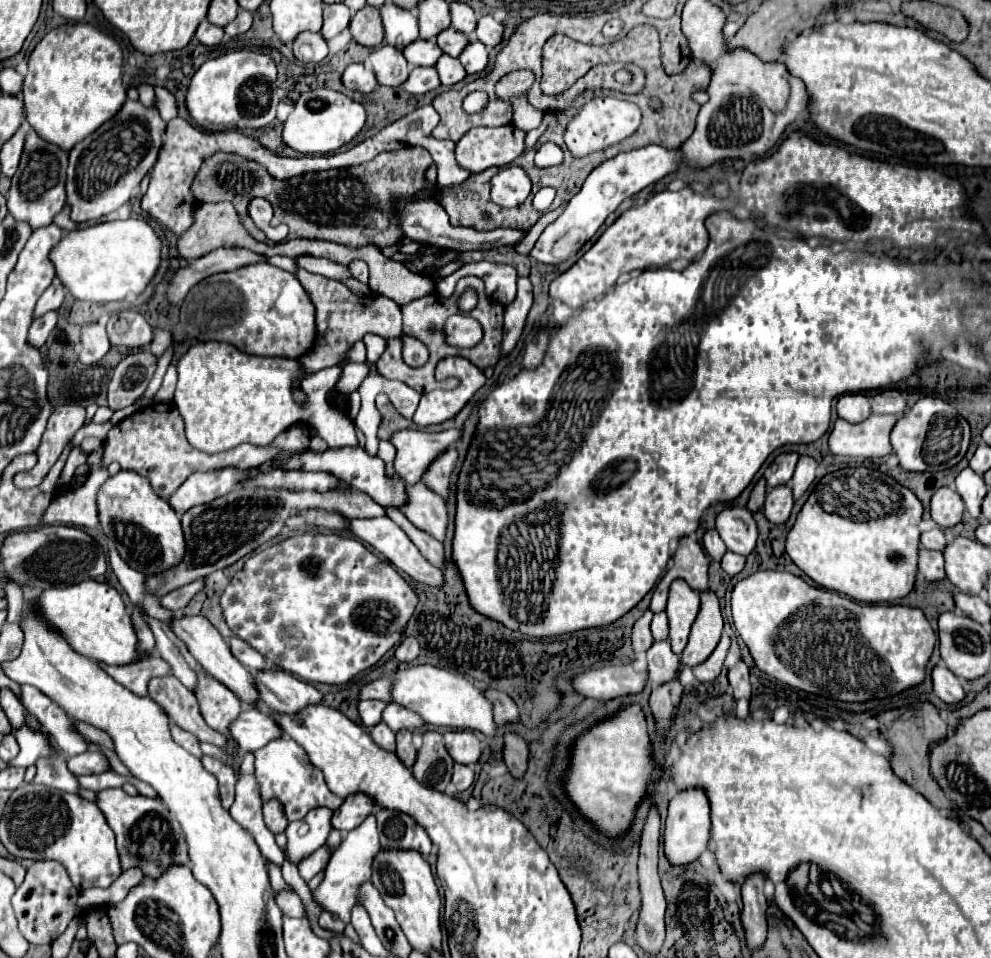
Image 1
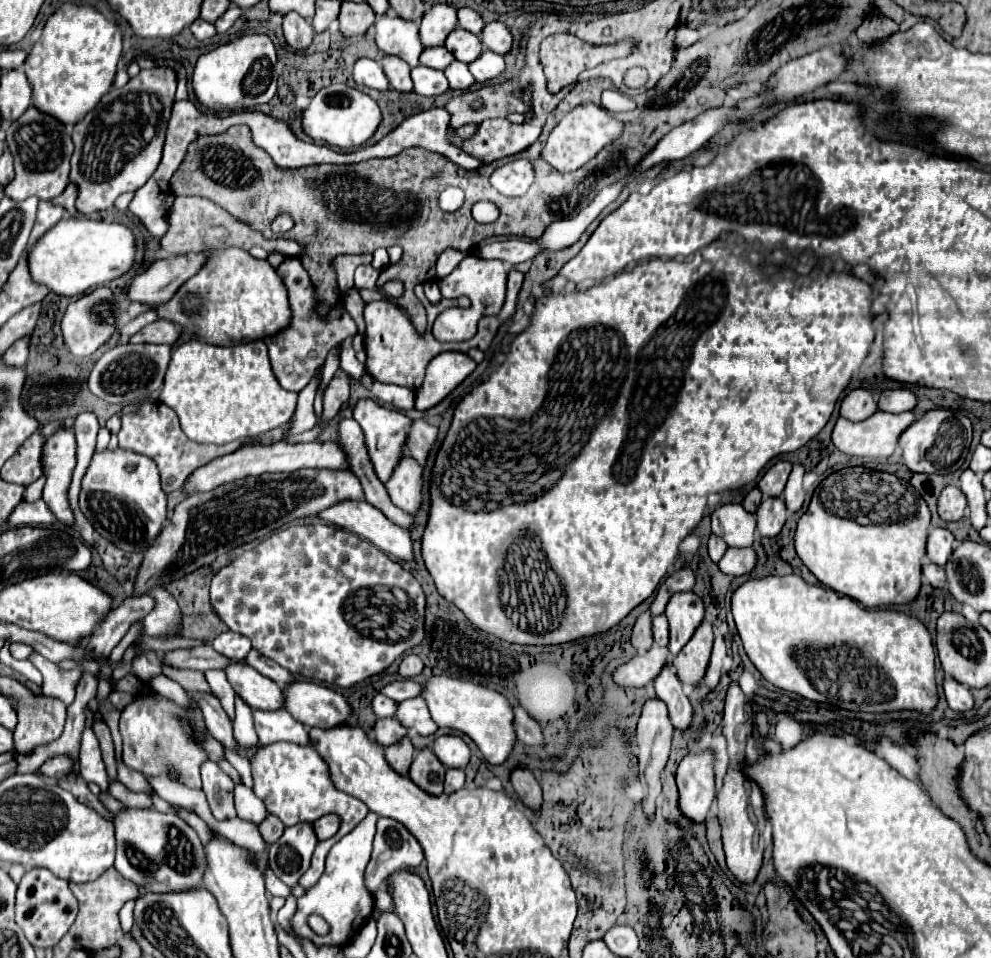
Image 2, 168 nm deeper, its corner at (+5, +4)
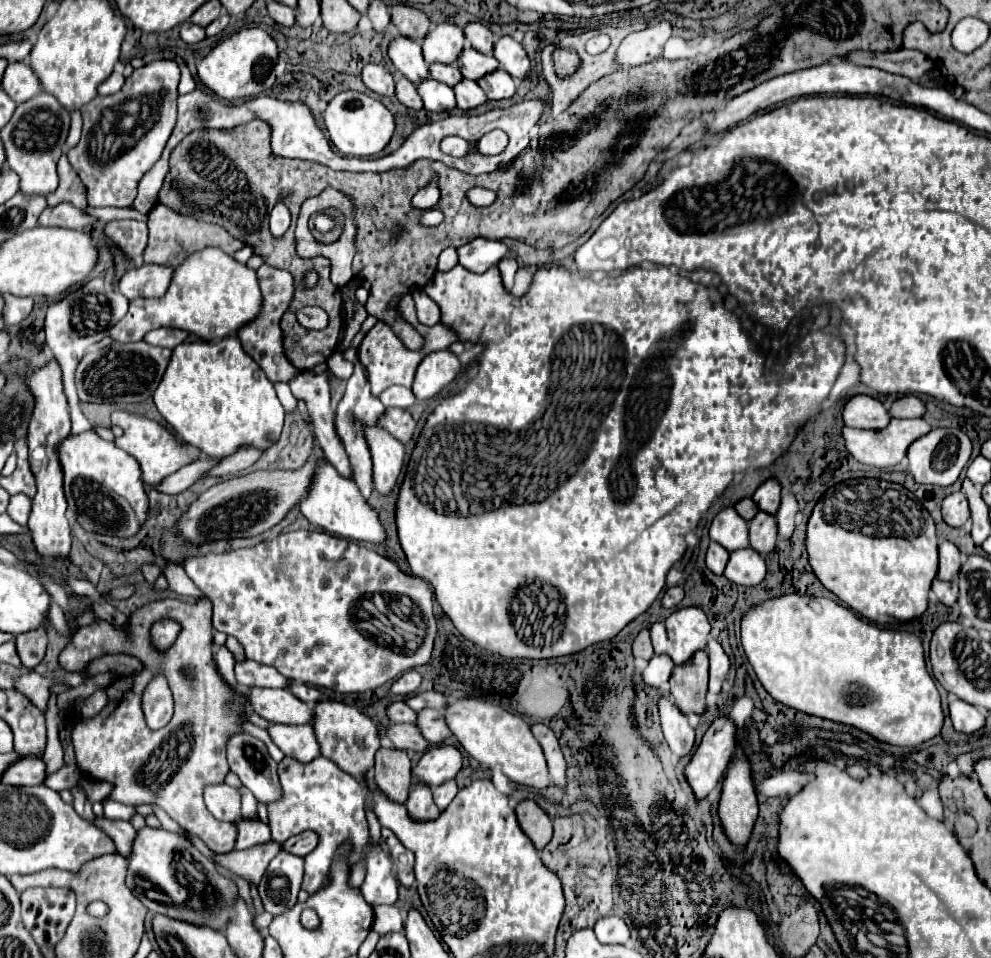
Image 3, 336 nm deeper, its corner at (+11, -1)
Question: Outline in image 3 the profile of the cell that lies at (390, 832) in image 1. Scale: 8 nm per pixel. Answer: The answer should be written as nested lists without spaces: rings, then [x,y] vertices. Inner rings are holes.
[[[383,828],[381,830],[381,836],[385,838],[385,844],[389,846],[389,854],[395,862],[395,870],[397,870],[397,878],[399,882],[409,888],[413,886],[415,882],[415,874],[413,874],[413,864],[415,864],[415,856],[397,840],[397,836],[389,830],[389,828]]]

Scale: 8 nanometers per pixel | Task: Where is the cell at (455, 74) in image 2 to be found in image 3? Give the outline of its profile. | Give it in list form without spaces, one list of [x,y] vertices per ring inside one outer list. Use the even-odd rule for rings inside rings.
[[[461,80],[461,84],[457,84],[455,90],[455,98],[457,98],[457,106],[461,110],[473,110],[483,106],[489,98],[485,96],[485,92],[479,88],[477,82],[471,80]]]

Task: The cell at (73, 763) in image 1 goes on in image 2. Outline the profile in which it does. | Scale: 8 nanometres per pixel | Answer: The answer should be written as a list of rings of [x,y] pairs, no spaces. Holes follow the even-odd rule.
[[[55,755],[55,757],[47,759],[47,761],[39,767],[39,771],[41,771],[43,775],[47,775],[47,777],[61,779],[63,775],[71,773],[73,767],[75,767],[75,761],[73,761],[71,755]]]

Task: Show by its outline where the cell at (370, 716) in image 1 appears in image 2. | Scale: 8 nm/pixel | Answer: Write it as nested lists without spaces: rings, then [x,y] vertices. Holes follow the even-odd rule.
[[[375,695],[371,701],[371,709],[377,717],[393,717],[397,703],[385,695]]]

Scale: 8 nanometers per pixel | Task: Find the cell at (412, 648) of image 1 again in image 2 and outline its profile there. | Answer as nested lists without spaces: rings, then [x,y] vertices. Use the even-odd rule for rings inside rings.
[[[415,653],[403,655],[403,659],[399,663],[399,675],[401,677],[415,677],[421,673],[421,669],[423,669],[423,661],[419,659],[419,655],[415,655]]]

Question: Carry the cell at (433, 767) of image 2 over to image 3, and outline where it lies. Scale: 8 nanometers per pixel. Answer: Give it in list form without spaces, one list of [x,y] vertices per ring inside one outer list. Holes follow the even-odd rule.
[[[415,782],[415,790],[409,794],[405,802],[405,808],[407,808],[409,818],[417,822],[435,820],[441,814],[439,808],[433,804],[431,788],[425,788],[425,784],[417,784],[417,782]]]

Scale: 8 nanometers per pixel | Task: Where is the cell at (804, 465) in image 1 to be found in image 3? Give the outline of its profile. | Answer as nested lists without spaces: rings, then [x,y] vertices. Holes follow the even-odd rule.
[[[793,494],[783,496],[781,500],[781,508],[775,514],[777,518],[777,532],[783,540],[789,540],[793,530],[795,530],[795,514],[797,514],[797,500]]]

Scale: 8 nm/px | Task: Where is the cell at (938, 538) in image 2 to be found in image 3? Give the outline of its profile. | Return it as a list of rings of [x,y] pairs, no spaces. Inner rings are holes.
[[[951,542],[939,544],[939,580],[951,582],[961,570],[961,552]]]

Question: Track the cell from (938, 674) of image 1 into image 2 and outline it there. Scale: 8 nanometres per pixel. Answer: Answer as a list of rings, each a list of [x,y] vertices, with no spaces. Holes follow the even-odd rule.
[[[951,677],[943,679],[943,693],[953,711],[969,711],[973,707],[973,697],[971,697],[969,689]]]

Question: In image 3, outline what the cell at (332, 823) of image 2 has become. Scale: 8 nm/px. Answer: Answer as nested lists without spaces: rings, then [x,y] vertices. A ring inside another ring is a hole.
[[[301,832],[301,834],[289,838],[287,842],[281,844],[283,850],[287,850],[295,856],[301,856],[301,858],[307,856],[315,846],[317,846],[317,834],[315,832]]]

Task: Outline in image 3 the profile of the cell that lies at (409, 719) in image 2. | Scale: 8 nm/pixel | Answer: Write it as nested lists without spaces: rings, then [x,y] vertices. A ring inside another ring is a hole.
[[[431,708],[421,710],[417,716],[417,726],[431,744],[441,744],[451,736],[451,730],[445,722],[445,712],[439,710],[431,710]]]

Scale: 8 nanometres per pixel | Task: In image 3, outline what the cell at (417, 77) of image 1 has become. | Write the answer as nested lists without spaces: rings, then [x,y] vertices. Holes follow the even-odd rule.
[[[433,78],[421,82],[417,86],[417,92],[423,98],[425,110],[429,110],[429,112],[449,112],[449,110],[453,110],[457,106],[455,92],[449,86],[441,84],[441,82],[433,80]]]

